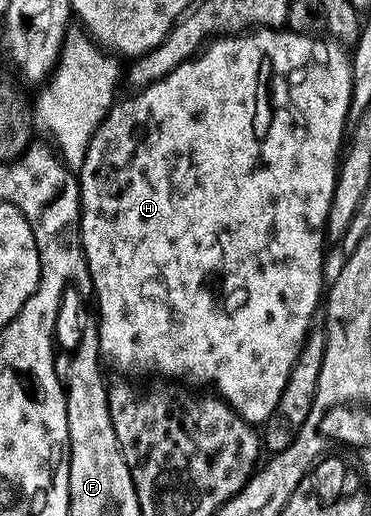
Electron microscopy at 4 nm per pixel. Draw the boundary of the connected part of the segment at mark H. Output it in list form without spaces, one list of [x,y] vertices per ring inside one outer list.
[[[256,28],[251,32],[241,32],[235,36],[220,36],[209,41],[195,56],[187,58],[182,64],[178,64],[169,74],[162,76],[156,82],[147,83],[132,94],[129,98],[121,97],[113,101],[103,120],[98,124],[90,144],[86,148],[86,156],[82,160],[82,168],[78,171],[80,183],[80,220],[78,223],[79,239],[84,251],[86,274],[92,277],[92,286],[96,289],[96,298],[100,301],[100,314],[98,313],[98,325],[100,335],[100,353],[105,359],[117,362],[124,370],[132,370],[139,362],[153,362],[160,374],[168,378],[189,378],[192,382],[209,382],[219,397],[223,398],[245,422],[262,424],[274,412],[278,404],[278,396],[282,394],[282,388],[286,386],[286,380],[296,363],[296,357],[300,354],[300,347],[304,343],[310,327],[313,325],[312,313],[317,313],[322,302],[322,287],[324,282],[324,246],[326,247],[325,222],[328,210],[331,208],[332,193],[335,191],[338,169],[338,157],[342,152],[340,140],[346,134],[344,121],[350,118],[352,105],[352,67],[346,54],[327,46],[325,39],[313,36],[308,32],[293,32],[287,28]]]

